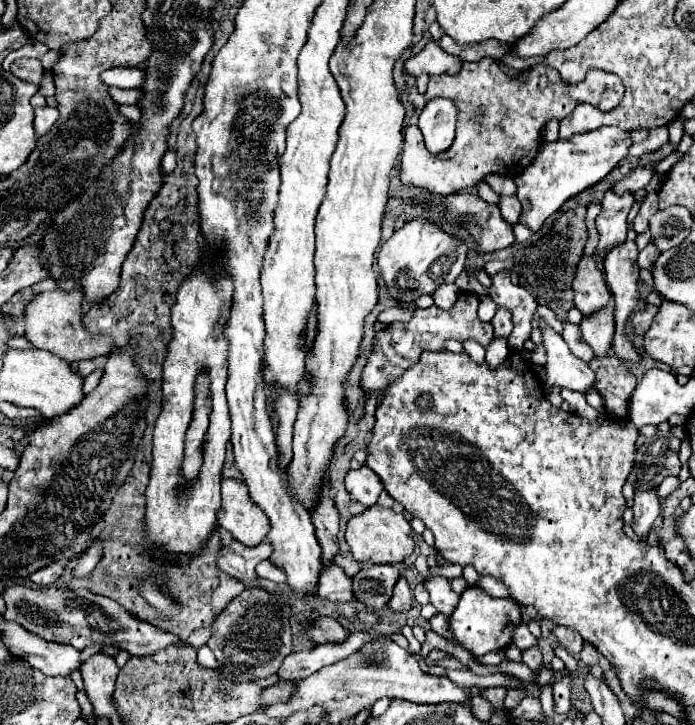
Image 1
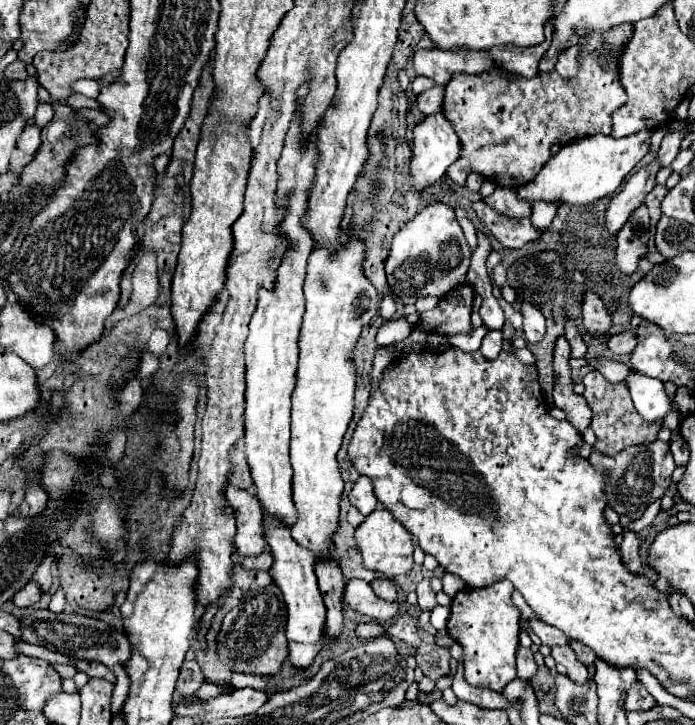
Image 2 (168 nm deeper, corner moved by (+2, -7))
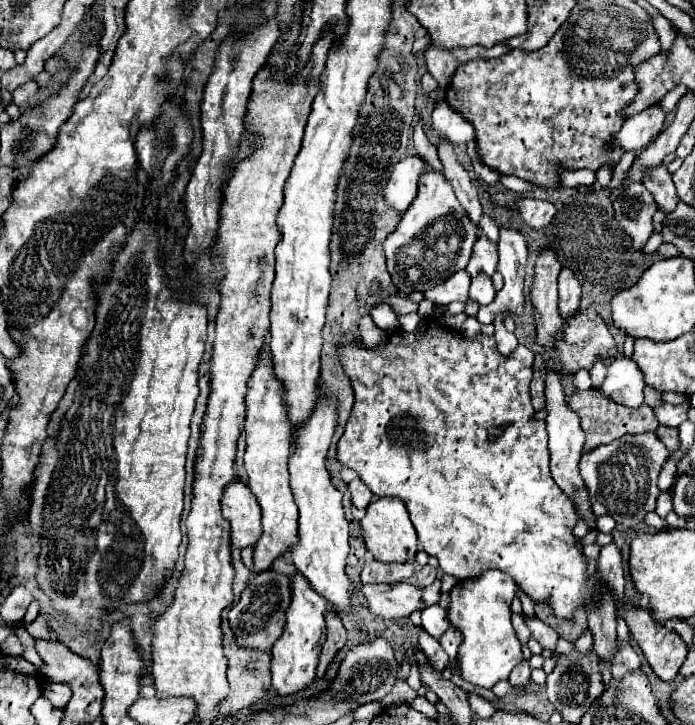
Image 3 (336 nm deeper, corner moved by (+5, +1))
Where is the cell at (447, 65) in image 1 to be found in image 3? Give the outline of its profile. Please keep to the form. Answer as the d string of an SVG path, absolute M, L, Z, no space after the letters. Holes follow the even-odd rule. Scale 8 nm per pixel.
M498 44L490 50L482 48L482 46L474 46L474 48L458 48L458 50L442 50L438 46L430 46L426 50L426 64L428 64L428 72L436 78L436 82L446 88L450 84L450 78L454 76L454 70L474 58L500 58L502 54L506 54L510 48L508 44Z

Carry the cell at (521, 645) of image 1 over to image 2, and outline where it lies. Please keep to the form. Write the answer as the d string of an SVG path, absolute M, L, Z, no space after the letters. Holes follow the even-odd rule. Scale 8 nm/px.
M519 646L517 650L517 676L523 680L531 680L537 672L537 662L533 658L531 648L523 648Z

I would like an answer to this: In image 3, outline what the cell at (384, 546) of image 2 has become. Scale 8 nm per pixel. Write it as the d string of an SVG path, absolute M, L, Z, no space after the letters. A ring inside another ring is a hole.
M376 498L366 508L366 516L360 522L366 548L374 554L380 562L414 562L418 552L418 538L416 530L410 522L406 506L398 498Z

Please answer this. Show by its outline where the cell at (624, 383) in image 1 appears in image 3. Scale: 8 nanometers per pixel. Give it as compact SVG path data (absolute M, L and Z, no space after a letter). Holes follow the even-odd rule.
M596 388L572 394L568 406L570 406L572 412L576 412L580 416L580 426L586 434L586 442L584 442L582 452L590 452L590 450L594 450L596 446L602 446L602 444L610 444L612 440L616 440L624 434L654 432L658 428L658 420L656 420L650 406L644 404L644 408L626 408L626 406L620 406L620 404L604 398L604 394L600 394L600 390L596 390Z

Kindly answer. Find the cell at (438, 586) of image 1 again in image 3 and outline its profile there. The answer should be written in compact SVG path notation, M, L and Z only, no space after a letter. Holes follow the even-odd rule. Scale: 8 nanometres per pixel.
M432 606L428 610L422 612L422 628L436 640L440 640L440 636L448 630L450 620L446 618L446 610L442 610L440 606Z

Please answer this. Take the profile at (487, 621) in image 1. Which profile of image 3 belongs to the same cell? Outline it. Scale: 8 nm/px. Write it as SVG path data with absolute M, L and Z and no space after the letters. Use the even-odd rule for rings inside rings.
M486 570L478 578L460 580L450 592L450 622L462 632L462 644L458 650L458 664L462 678L482 686L492 688L498 680L508 680L510 672L518 662L522 662L522 646L514 636L510 624L510 602L516 596L514 580L500 570Z

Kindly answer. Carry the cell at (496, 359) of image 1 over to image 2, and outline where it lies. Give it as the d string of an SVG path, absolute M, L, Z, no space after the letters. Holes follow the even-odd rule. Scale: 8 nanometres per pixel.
M491 332L491 334L487 334L487 336L483 338L479 350L481 350L481 354L483 354L487 360L495 360L495 358L499 356L499 352L501 352L501 342L503 342L501 332Z

